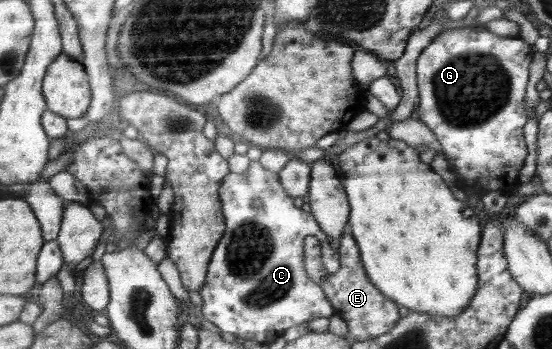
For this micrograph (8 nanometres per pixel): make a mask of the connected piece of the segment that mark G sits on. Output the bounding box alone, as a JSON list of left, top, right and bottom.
[416,26,535,195]

